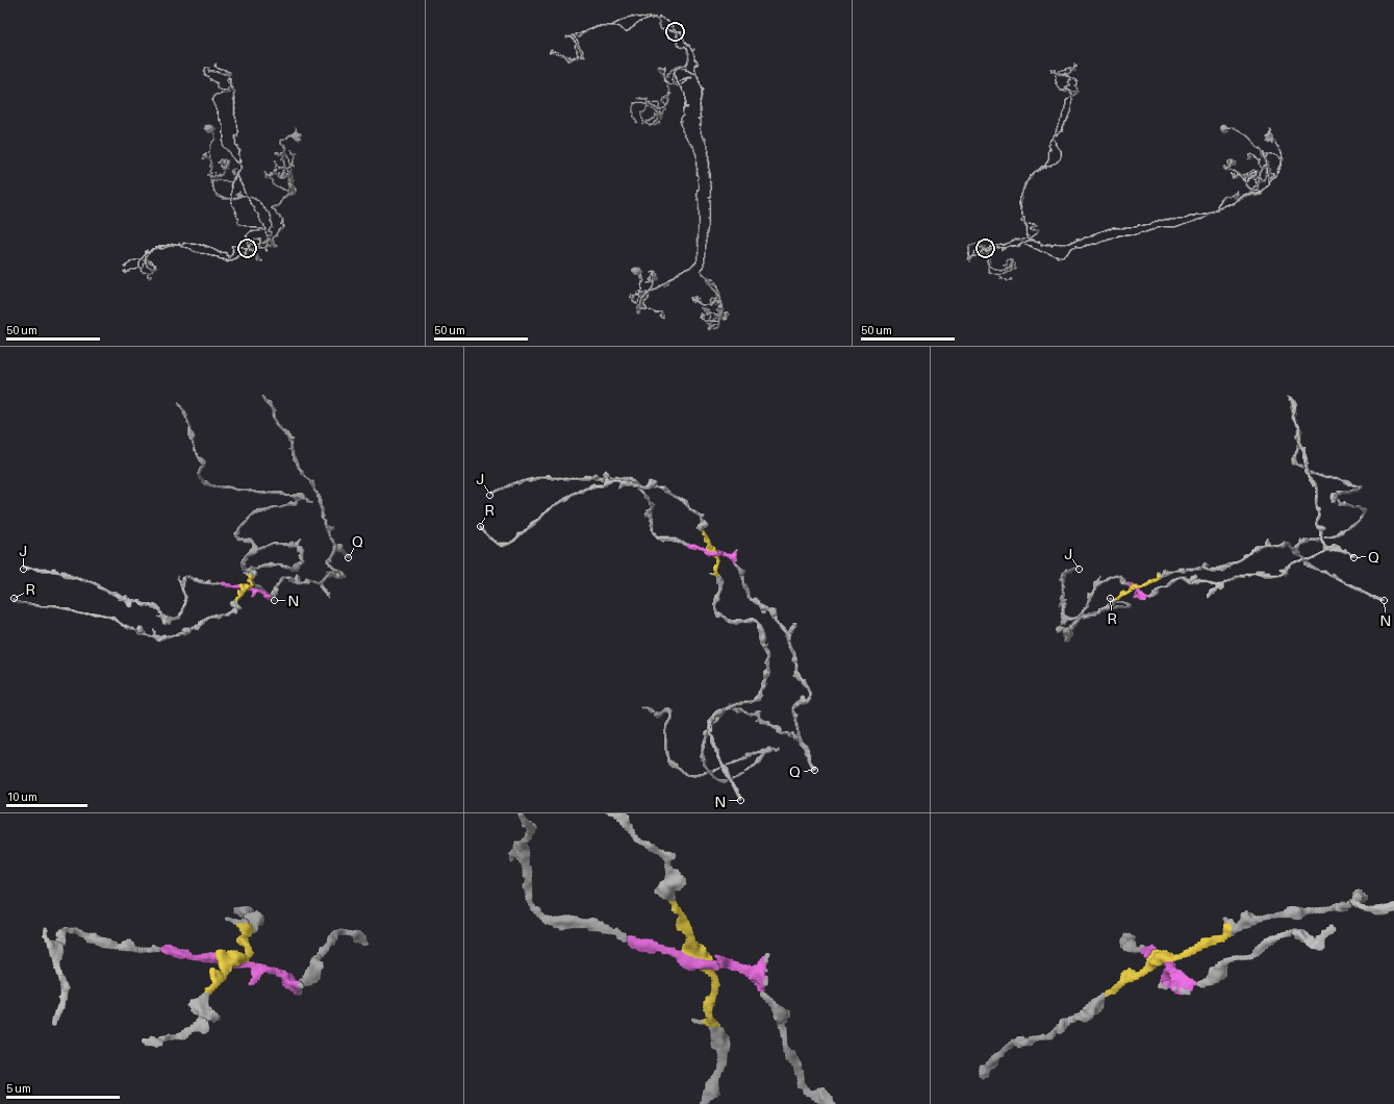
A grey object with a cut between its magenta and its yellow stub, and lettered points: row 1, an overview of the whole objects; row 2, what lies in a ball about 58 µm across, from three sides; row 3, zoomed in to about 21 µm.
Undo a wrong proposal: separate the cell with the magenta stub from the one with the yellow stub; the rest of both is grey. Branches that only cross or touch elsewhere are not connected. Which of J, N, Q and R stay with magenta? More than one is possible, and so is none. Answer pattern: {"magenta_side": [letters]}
{"magenta_side": ["J", "Q"]}

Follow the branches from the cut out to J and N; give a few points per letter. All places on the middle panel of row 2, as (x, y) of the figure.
J: (712, 552), (665, 540), (653, 531), (651, 501), (632, 482), (616, 478), (526, 478), (496, 488), (489, 495)
N: (712, 552), (714, 607), (728, 620), (753, 620), (767, 658), (763, 688), (710, 724), (718, 760), (740, 799)

